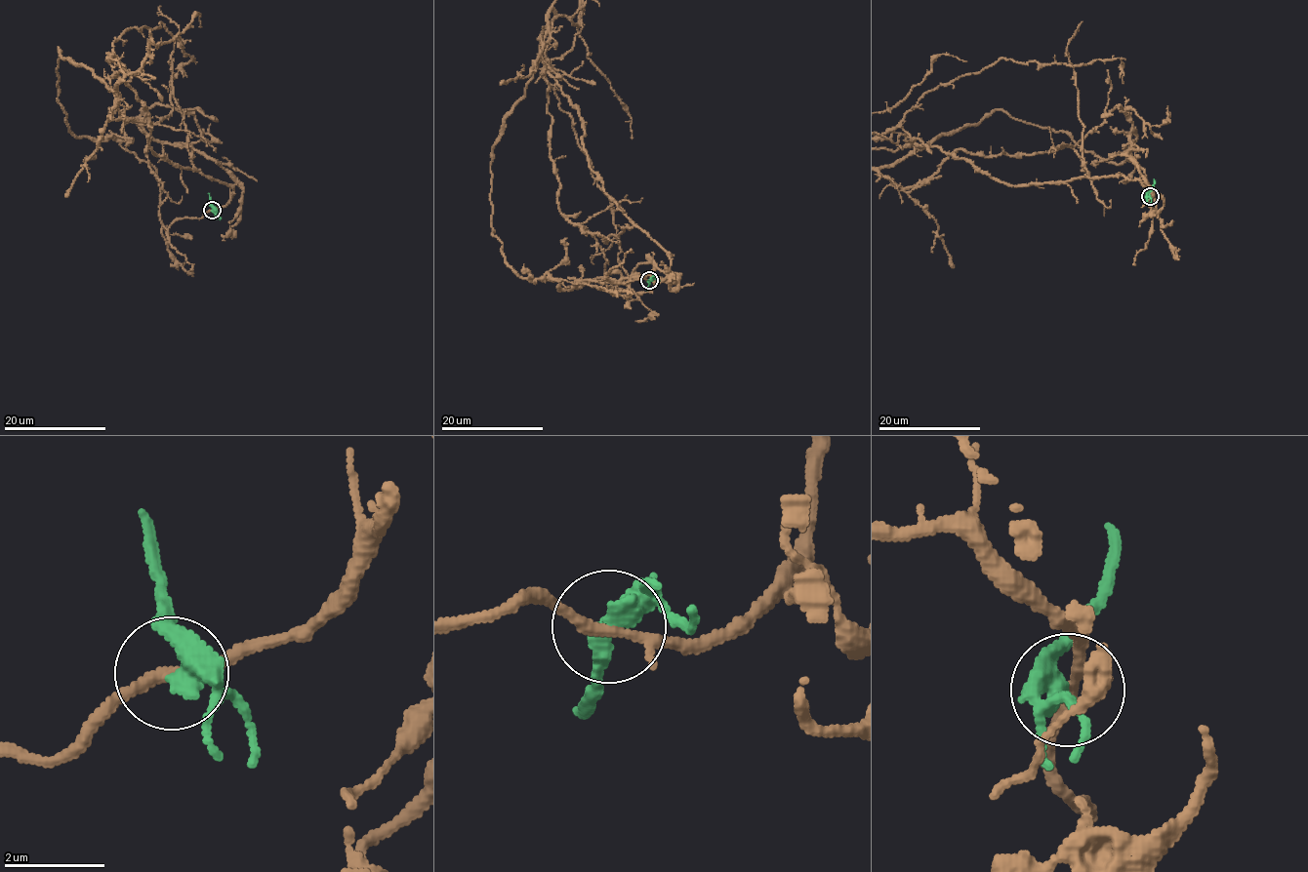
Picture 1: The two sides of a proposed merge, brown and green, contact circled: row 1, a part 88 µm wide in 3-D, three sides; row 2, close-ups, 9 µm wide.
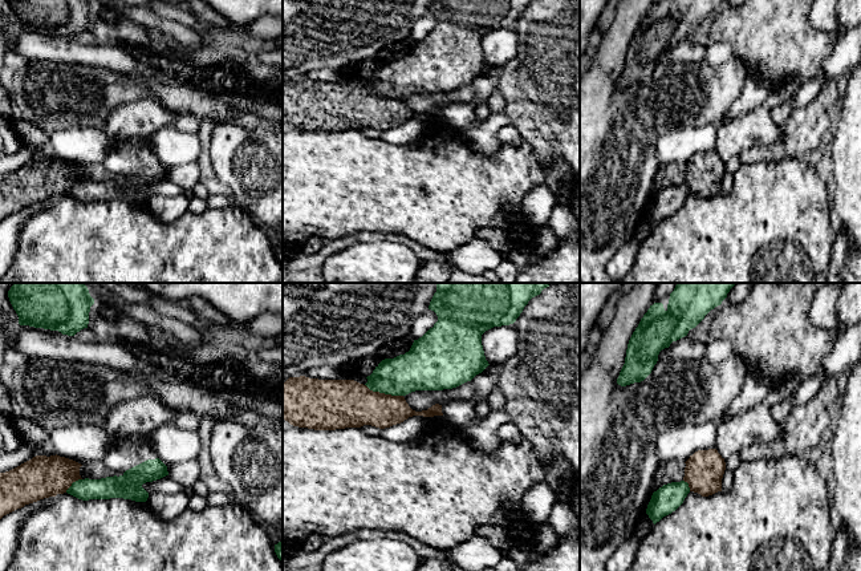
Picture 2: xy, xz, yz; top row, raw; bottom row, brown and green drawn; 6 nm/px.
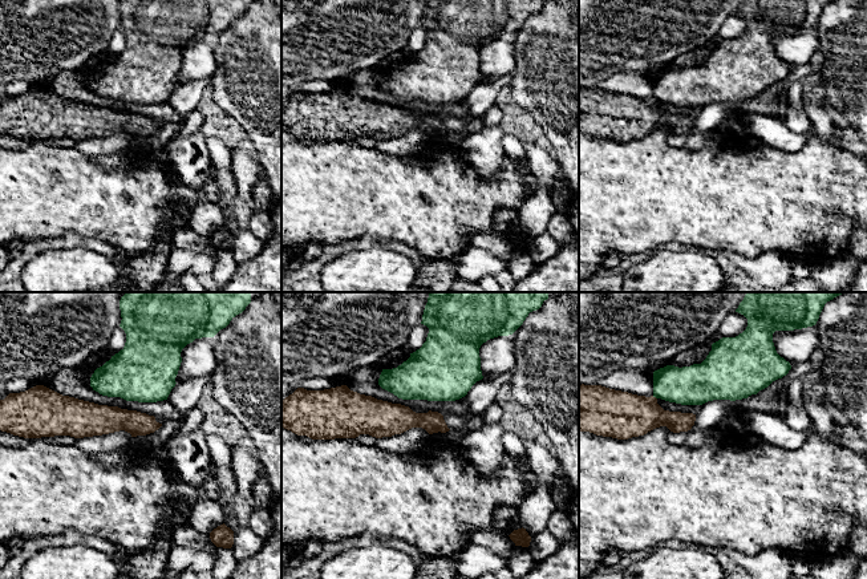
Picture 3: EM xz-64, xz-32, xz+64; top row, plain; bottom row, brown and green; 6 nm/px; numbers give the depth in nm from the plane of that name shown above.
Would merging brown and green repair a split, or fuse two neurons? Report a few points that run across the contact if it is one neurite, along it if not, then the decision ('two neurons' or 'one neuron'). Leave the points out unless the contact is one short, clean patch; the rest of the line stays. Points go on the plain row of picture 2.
line xz (365, 86), (373, 93), (402, 98); two neurons

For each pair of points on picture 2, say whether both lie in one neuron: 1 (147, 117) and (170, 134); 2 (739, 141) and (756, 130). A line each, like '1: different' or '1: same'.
1: different
2: same

